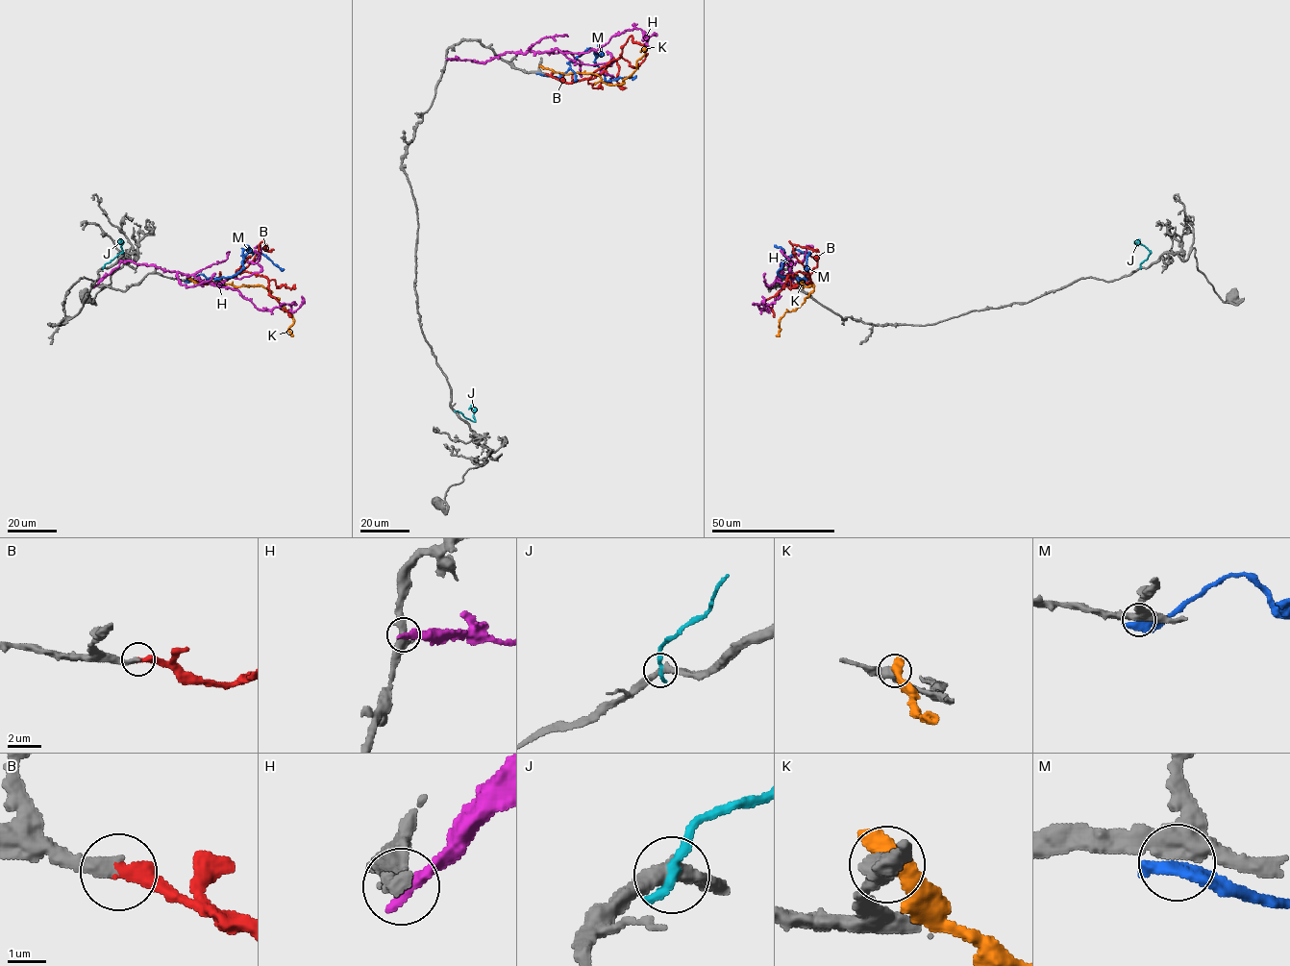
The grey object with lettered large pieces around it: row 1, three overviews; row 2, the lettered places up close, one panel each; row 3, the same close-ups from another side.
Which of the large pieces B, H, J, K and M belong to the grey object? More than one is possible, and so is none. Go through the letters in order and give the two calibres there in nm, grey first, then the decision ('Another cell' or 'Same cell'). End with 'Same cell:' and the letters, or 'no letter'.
B: Thickness 320 nm (grey) against 380 nm. Same cell
H: Thickness 400 nm (grey) against 400 nm. Another cell
J: Thickness 440 nm (grey) against 320 nm. Another cell
K: Thickness 460 nm (grey) against 700 nm. Another cell
M: Thickness 400 nm (grey) against 440 nm. Another cell
Same cell: B

